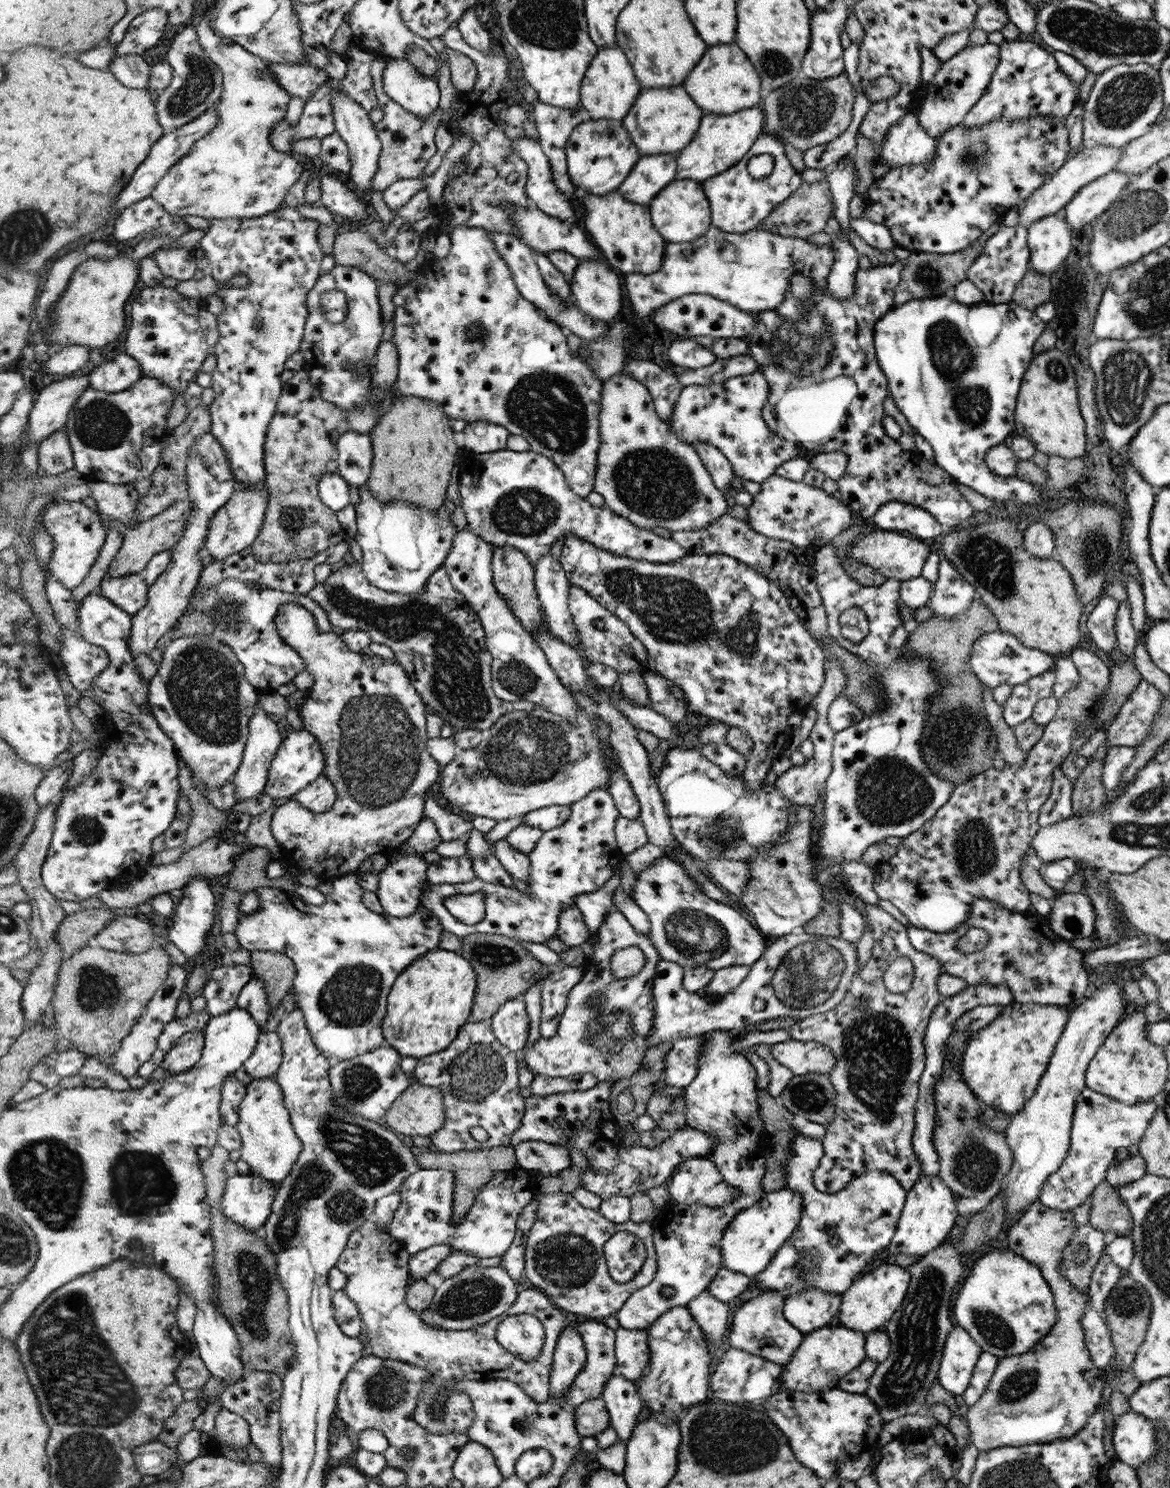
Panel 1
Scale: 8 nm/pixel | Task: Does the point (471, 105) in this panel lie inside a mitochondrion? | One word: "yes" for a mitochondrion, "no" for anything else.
no

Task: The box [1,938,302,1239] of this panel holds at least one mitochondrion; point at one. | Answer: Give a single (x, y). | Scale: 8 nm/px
(48, 1177)

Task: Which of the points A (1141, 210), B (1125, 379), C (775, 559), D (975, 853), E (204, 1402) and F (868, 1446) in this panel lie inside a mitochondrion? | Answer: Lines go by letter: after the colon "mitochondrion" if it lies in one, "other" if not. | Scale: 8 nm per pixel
A: mitochondrion
B: mitochondrion
C: other
D: mitochondrion
E: other
F: other

